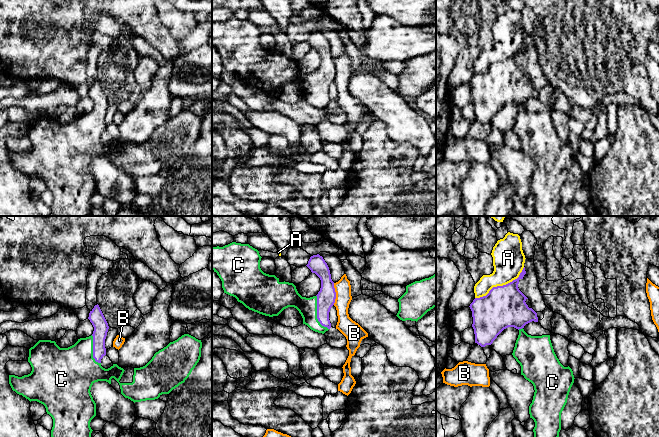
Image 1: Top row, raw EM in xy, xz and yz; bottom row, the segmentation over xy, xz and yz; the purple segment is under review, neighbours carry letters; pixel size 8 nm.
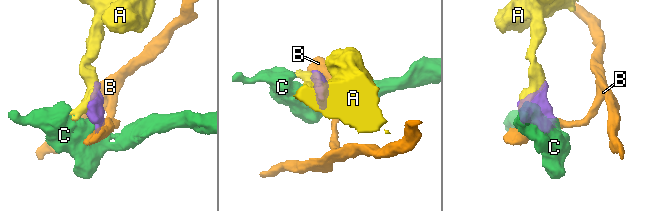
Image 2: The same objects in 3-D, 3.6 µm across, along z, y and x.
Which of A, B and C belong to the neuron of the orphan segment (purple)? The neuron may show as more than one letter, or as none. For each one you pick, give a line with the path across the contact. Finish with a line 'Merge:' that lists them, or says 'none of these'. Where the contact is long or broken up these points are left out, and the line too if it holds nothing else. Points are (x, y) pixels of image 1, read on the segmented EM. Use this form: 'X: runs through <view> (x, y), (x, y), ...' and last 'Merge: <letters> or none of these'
C: runs through xz (326, 296), (317, 308), (317, 313), (307, 307)
Merge: C

